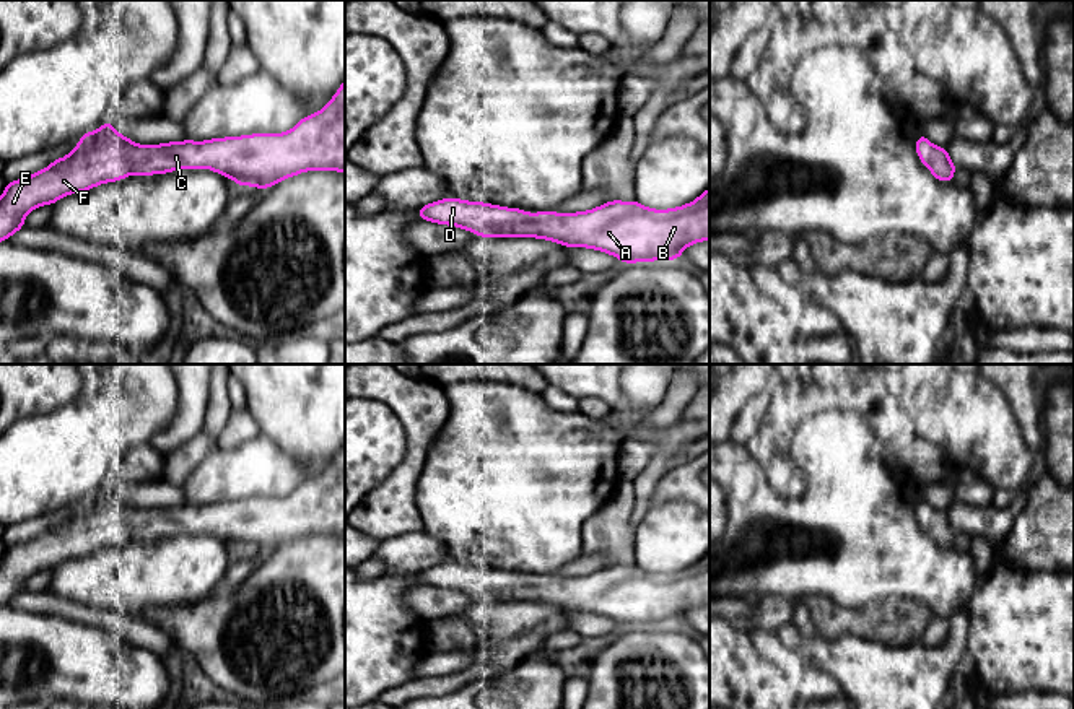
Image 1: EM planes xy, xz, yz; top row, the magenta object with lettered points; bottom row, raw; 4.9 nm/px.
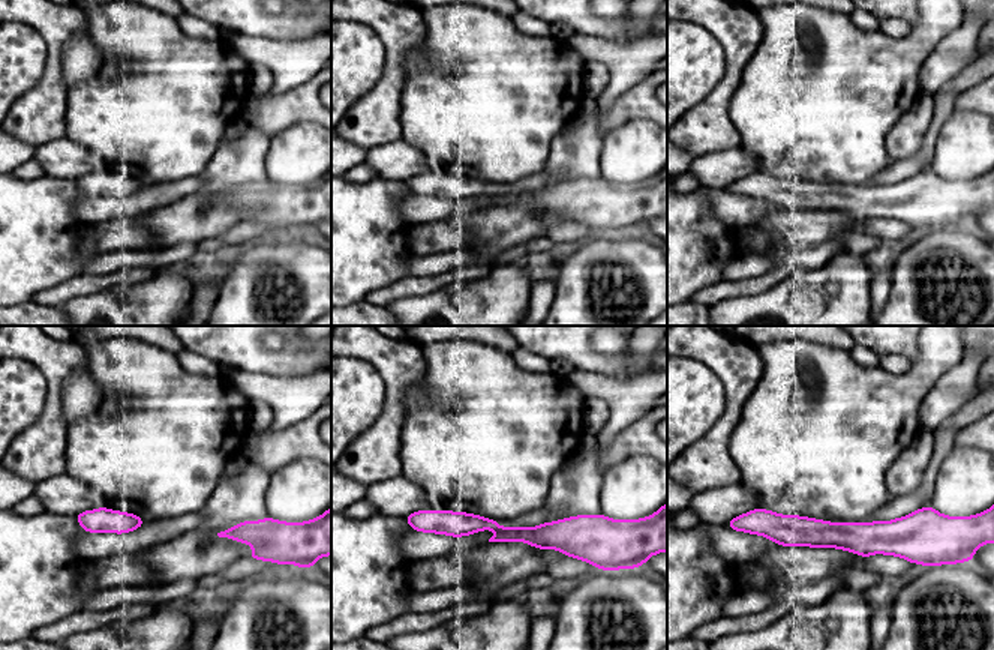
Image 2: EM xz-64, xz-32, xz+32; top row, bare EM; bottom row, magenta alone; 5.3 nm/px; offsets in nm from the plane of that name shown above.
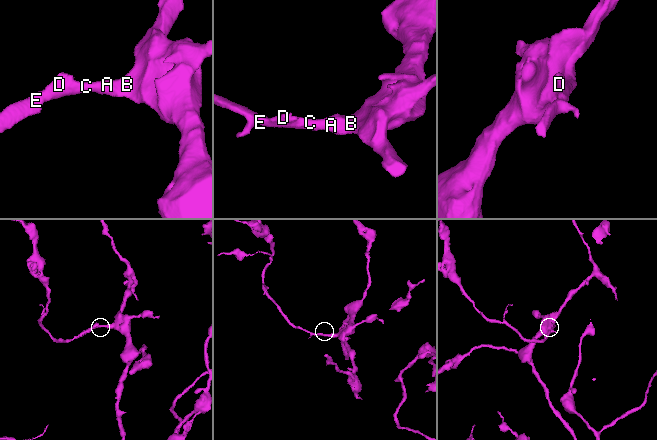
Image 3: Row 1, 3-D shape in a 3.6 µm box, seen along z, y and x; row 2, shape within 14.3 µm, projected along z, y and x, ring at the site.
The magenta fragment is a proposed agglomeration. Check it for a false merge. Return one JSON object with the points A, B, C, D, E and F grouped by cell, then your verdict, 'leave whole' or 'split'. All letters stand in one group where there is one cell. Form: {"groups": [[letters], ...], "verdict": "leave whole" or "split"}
{"groups": [["A", "B", "C", "D", "E", "F"]], "verdict": "leave whole"}

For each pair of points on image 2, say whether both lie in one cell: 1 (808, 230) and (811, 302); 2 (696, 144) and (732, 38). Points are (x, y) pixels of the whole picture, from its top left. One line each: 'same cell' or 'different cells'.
1: different cells
2: same cell

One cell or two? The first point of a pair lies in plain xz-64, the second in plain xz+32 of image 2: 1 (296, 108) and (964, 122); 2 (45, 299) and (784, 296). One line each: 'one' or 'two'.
1: two
2: two

